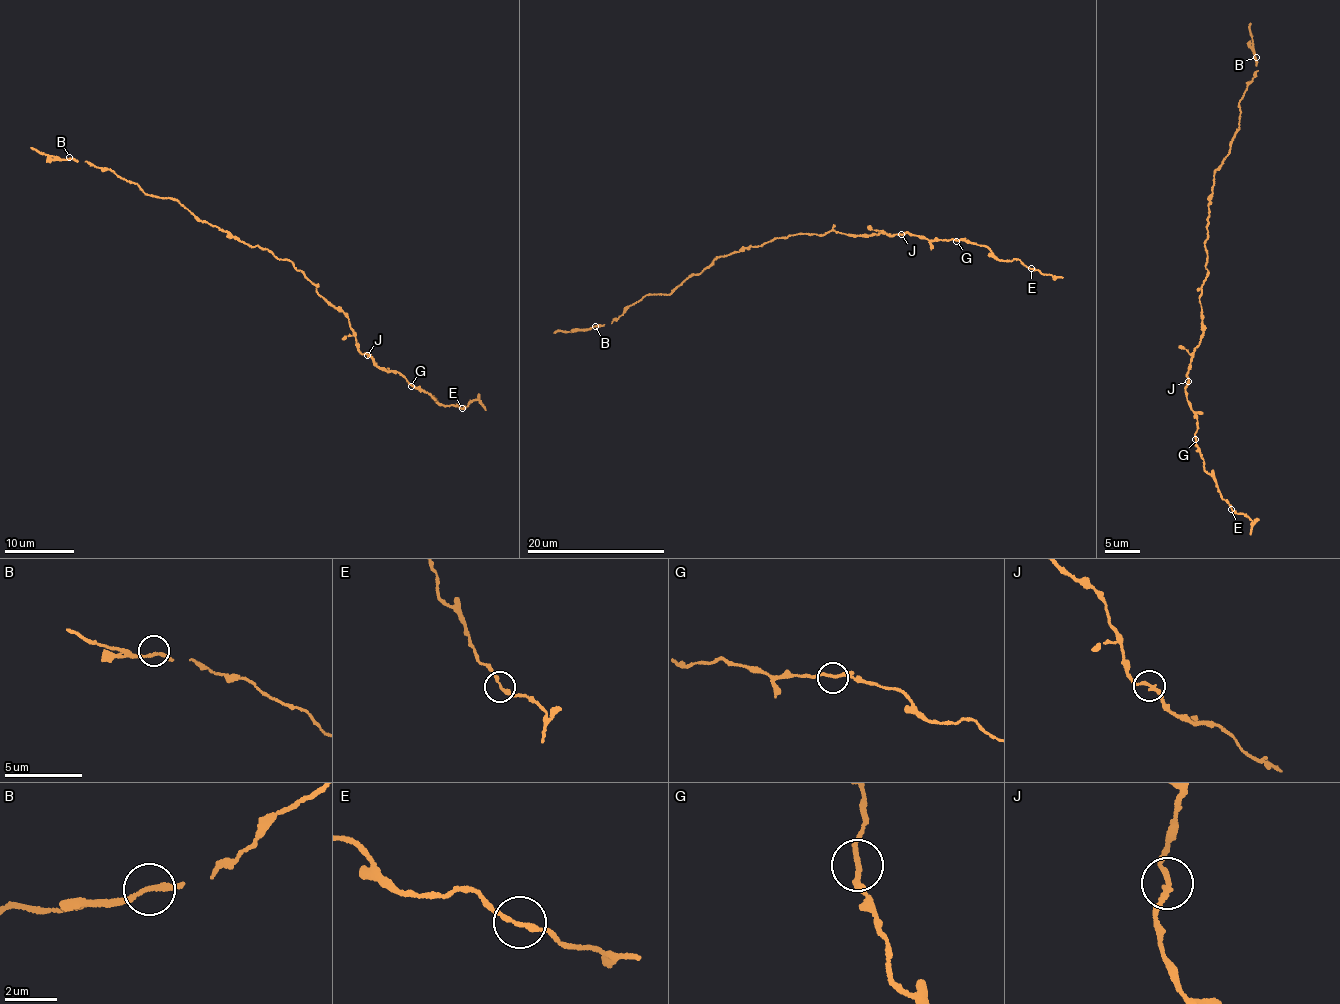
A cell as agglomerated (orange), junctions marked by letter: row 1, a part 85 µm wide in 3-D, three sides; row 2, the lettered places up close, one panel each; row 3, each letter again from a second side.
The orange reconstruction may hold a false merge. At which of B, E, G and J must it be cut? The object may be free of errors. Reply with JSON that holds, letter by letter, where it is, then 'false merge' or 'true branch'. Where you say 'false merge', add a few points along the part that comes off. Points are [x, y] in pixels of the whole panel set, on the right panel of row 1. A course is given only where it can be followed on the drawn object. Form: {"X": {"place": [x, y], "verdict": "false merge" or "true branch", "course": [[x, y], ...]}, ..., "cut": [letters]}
{"B": {"place": [1256, 57], "verdict": "true branch"}, "E": {"place": [1231, 509], "verdict": "true branch"}, "G": {"place": [1195, 439], "verdict": "true branch"}, "J": {"place": [1188, 381], "verdict": "true branch"}, "cut": []}

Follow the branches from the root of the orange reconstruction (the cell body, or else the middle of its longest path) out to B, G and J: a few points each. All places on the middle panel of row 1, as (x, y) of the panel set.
B: (812, 234), (780, 237), (718, 257), (711, 267), (686, 277), (672, 293), (646, 295), (617, 319), (595, 326)
G: (812, 234), (834, 230), (866, 236), (908, 232), (956, 241)
J: (812, 234), (818, 236), (834, 230), (837, 233), (850, 235), (901, 235)

